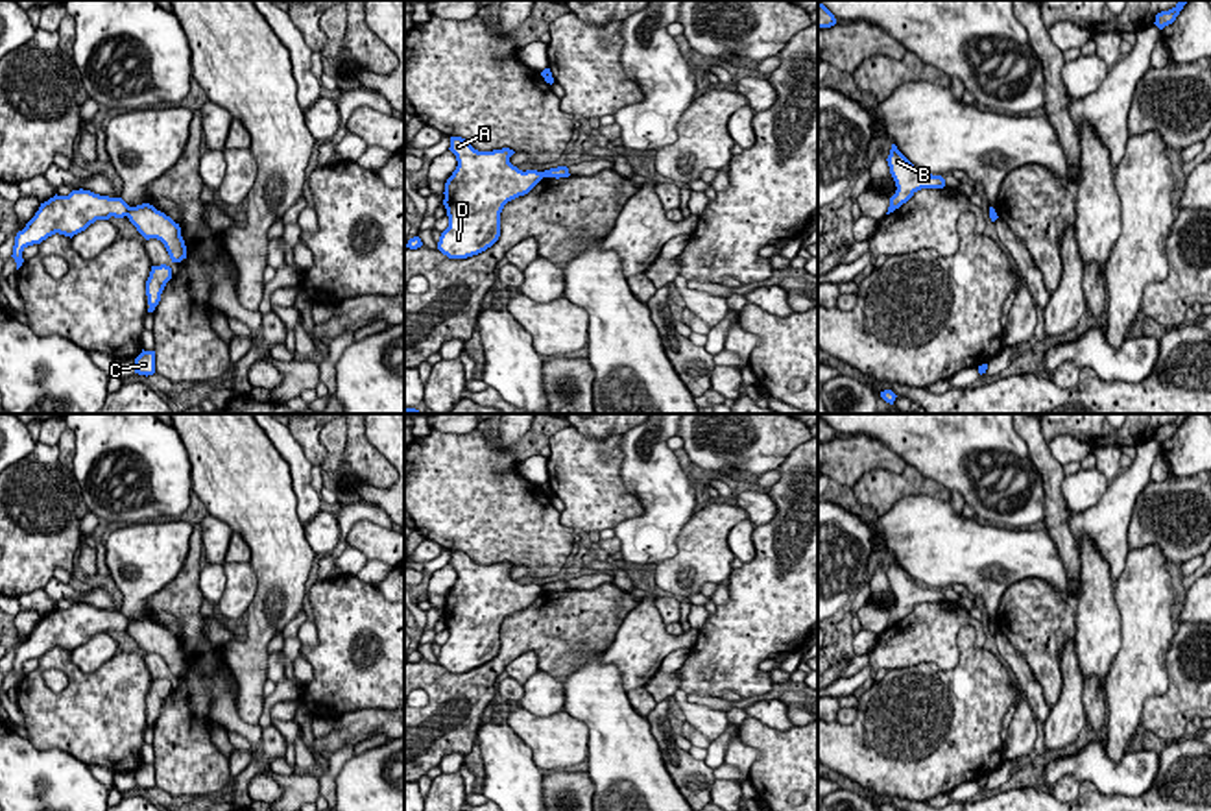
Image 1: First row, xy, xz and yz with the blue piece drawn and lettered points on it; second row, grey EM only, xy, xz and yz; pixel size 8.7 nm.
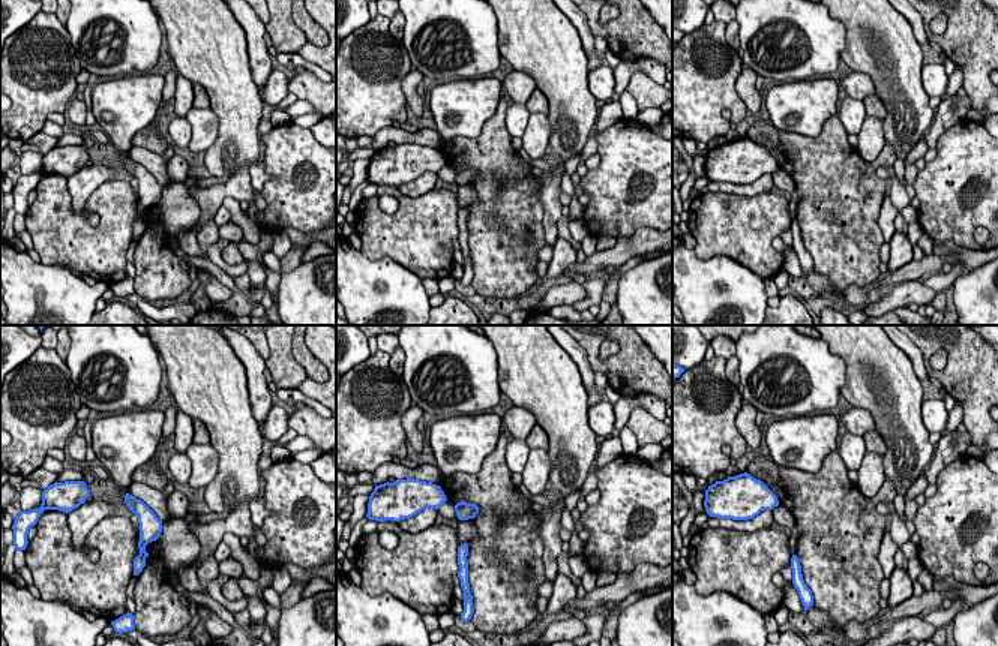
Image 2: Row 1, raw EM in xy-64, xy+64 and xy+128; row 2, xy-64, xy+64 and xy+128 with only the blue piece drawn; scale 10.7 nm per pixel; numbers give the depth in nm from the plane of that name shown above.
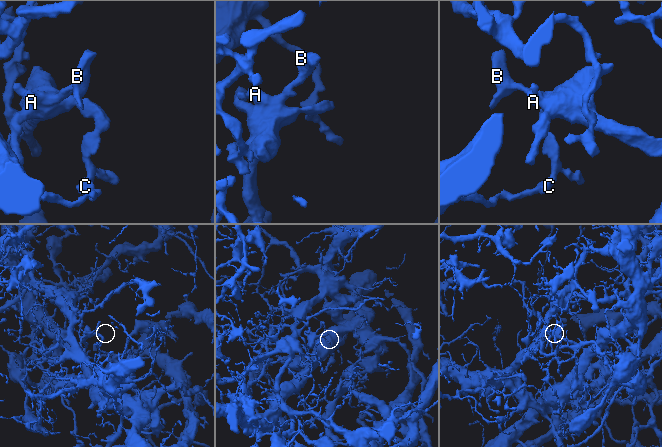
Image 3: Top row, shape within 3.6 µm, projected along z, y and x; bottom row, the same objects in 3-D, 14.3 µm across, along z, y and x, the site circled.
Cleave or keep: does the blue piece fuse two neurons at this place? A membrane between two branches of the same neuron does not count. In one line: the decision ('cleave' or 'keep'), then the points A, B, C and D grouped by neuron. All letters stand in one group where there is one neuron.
keep; A B C D

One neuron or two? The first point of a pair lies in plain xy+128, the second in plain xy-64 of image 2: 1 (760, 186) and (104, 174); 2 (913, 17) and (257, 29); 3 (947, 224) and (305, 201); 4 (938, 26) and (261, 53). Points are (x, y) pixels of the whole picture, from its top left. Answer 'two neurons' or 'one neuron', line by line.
1: one neuron
2: one neuron
3: one neuron
4: two neurons

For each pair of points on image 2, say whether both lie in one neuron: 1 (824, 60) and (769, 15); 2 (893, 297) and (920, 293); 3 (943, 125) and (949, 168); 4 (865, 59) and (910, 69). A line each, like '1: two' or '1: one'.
1: one
2: one
3: two
4: one

